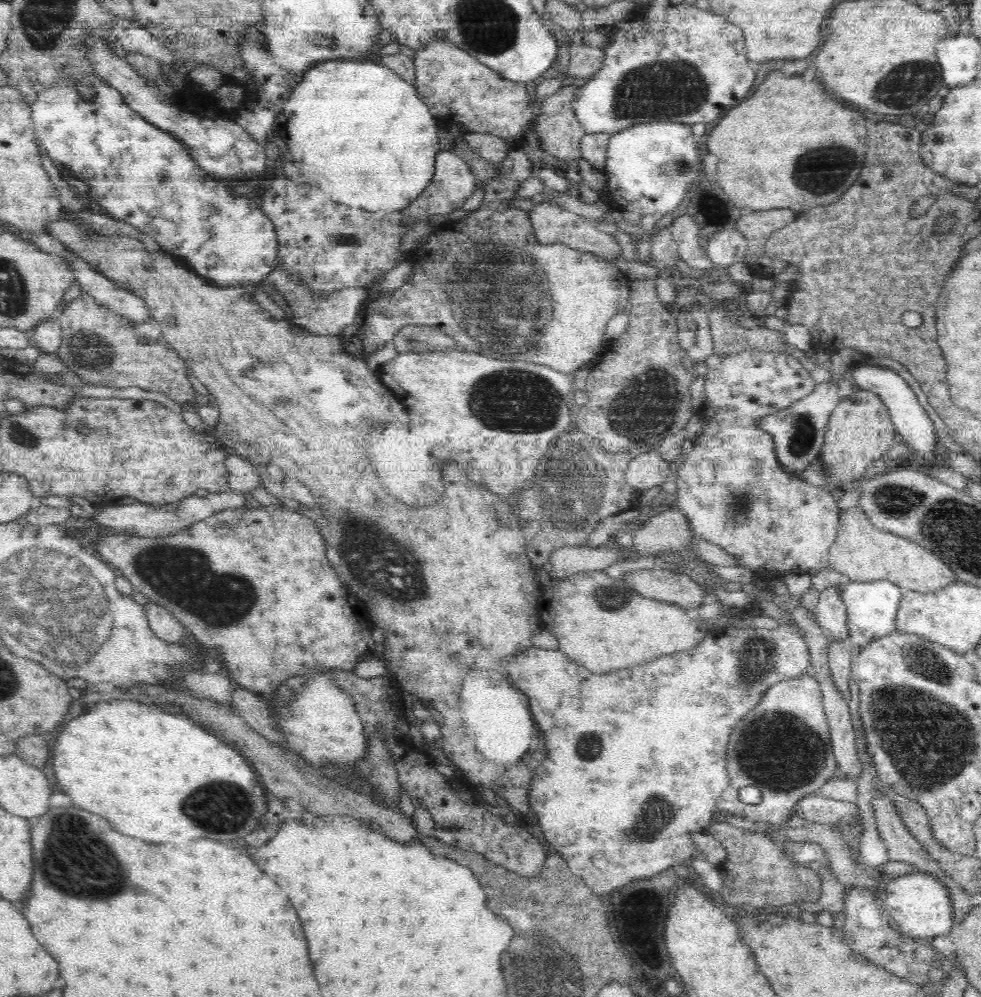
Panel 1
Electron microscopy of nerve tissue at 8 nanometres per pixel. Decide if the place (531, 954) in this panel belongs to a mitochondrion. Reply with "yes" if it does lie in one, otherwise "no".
yes

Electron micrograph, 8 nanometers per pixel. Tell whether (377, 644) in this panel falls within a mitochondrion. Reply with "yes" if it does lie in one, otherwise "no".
no

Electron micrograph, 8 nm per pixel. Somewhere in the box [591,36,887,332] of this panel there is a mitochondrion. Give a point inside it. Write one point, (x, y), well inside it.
(675, 88)

